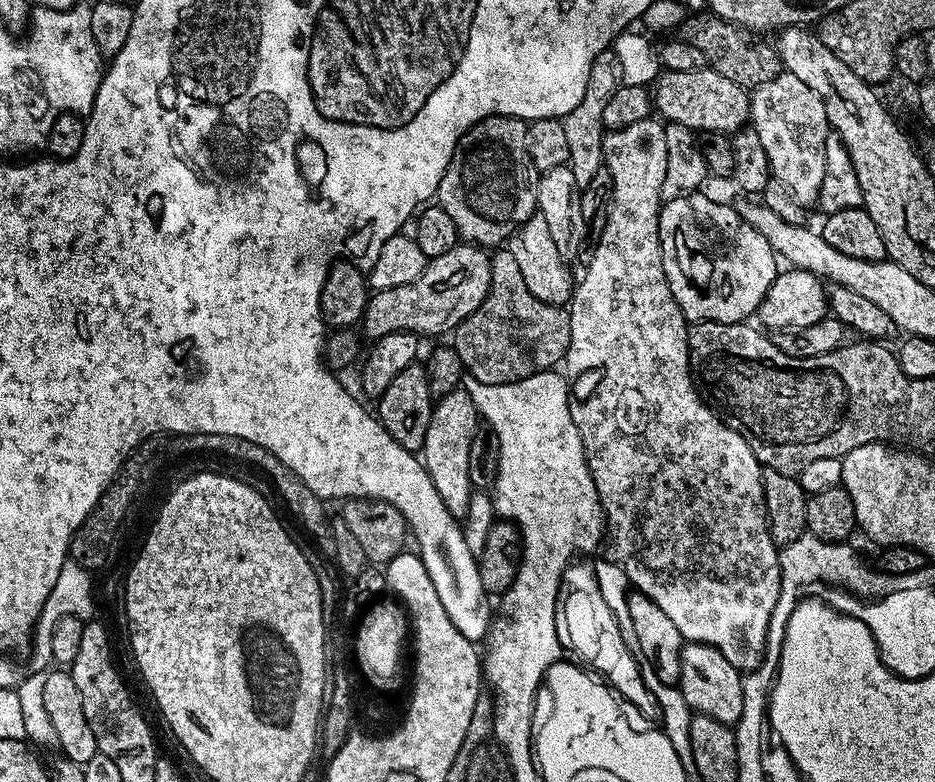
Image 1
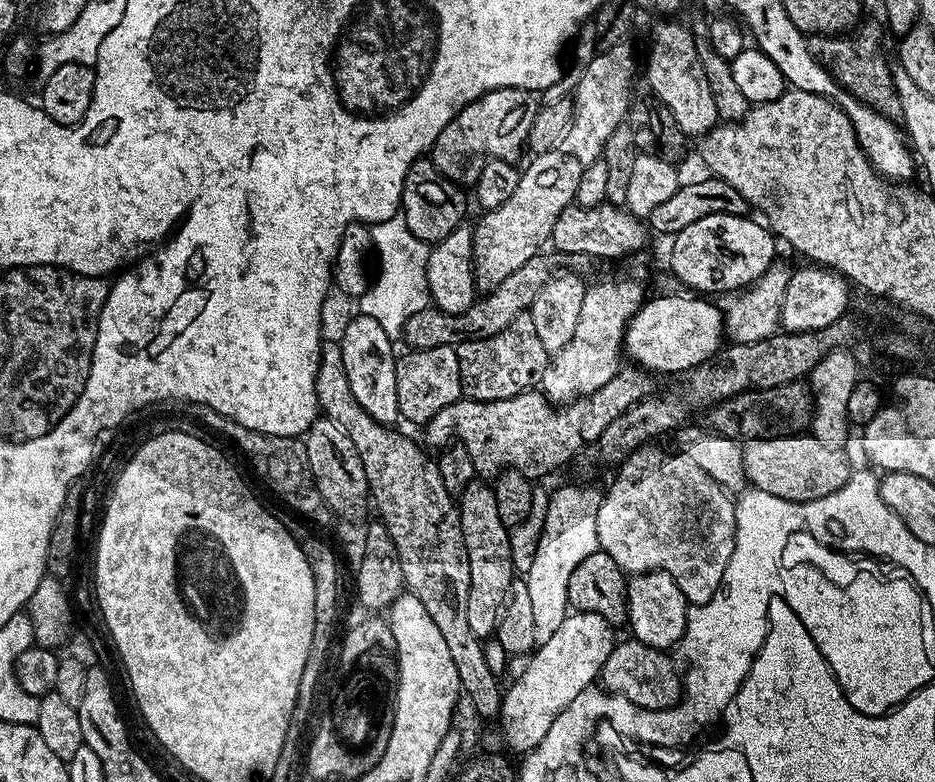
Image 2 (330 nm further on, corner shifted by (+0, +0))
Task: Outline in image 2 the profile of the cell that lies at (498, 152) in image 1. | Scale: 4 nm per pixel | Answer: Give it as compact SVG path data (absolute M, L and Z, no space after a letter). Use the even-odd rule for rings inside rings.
M499 88L482 94L466 105L445 126L442 134L438 134L430 149L432 164L455 184L475 185L478 174L482 174L482 166L486 166L488 160L512 162L520 151L525 151L537 107L537 97L521 88Z

